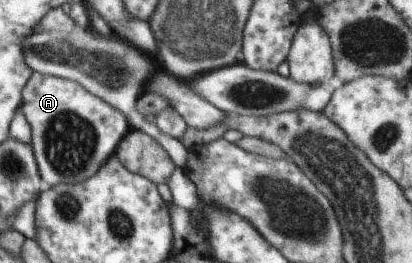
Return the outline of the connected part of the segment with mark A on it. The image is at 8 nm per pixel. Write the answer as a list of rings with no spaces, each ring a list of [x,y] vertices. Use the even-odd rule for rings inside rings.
[[[33,71],[24,86],[24,99],[19,111],[31,130],[31,146],[44,187],[72,185],[96,174],[100,166],[114,154],[119,142],[131,129],[125,115],[98,96],[86,91],[76,81]]]

